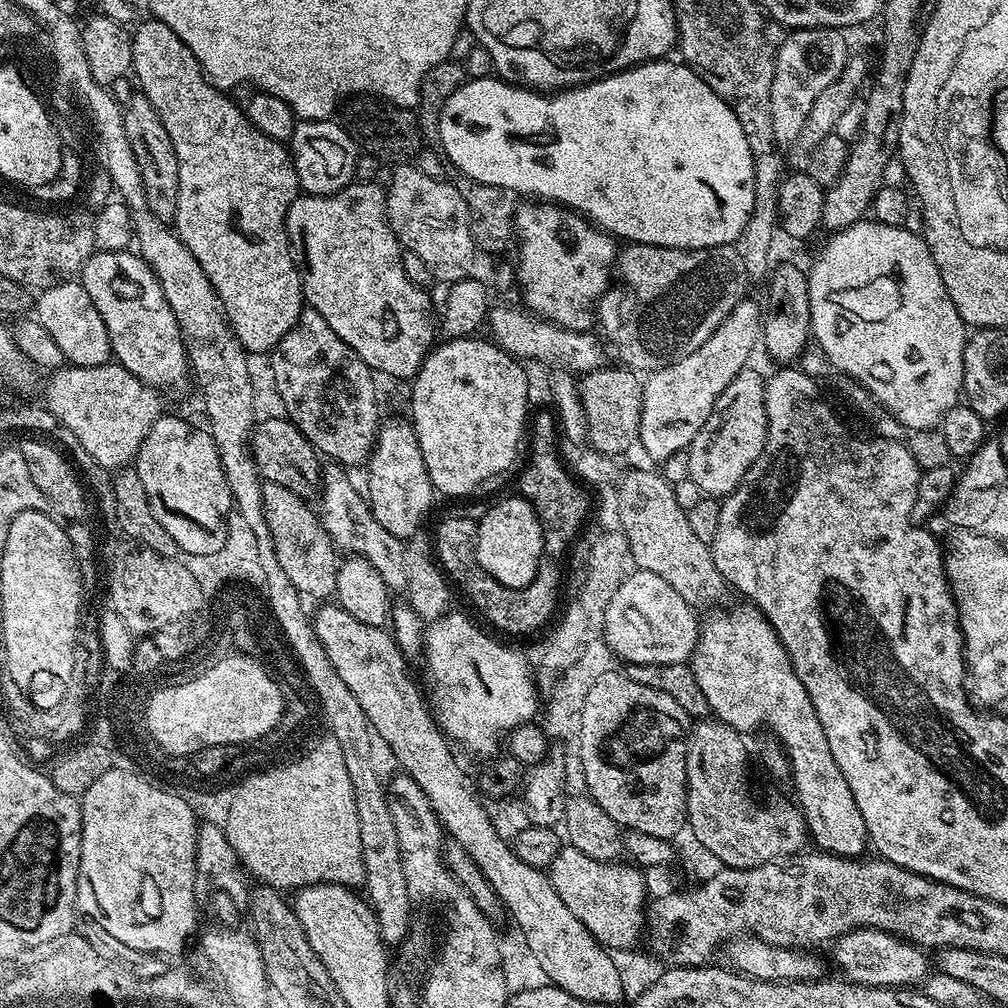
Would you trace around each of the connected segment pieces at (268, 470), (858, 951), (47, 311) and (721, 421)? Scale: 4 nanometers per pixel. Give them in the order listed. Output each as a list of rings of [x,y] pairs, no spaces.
[[[282,417],[260,420],[255,425],[254,455],[262,481],[286,486],[286,490],[294,490],[294,494],[305,498],[316,498],[321,495],[321,457],[315,446],[300,433],[291,420]]]
[[[855,928],[835,941],[834,948],[836,964],[844,971],[841,972],[843,979],[854,984],[898,989],[919,985],[930,972],[930,956],[925,949],[901,940],[899,936],[891,936],[880,928]]]
[[[75,279],[43,289],[34,300],[34,319],[44,327],[46,334],[50,334],[50,338],[54,338],[69,365],[89,368],[109,363],[112,343],[106,322],[102,322],[102,314],[98,314],[94,302],[90,302],[90,294],[86,294],[86,290]]]
[[[755,366],[739,372],[734,382],[722,390],[716,409],[688,445],[688,478],[698,482],[705,497],[723,498],[732,495],[742,482],[746,470],[750,470],[758,454],[762,454],[768,433],[765,379],[765,373],[760,373]]]

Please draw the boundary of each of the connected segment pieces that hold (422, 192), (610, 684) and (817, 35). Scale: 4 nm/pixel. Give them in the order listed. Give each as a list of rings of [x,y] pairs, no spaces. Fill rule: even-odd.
[[[415,163],[397,164],[391,169],[392,181],[386,184],[388,202],[388,221],[394,230],[396,240],[401,249],[410,254],[418,254],[426,266],[430,266],[433,277],[444,286],[451,286],[473,275],[472,259],[478,256],[474,238],[470,234],[470,214],[466,210],[466,202],[462,202],[462,194],[447,179],[430,178],[430,174],[422,174]]]
[[[620,670],[602,674],[586,695],[582,709],[582,732],[578,745],[582,768],[586,774],[587,795],[596,801],[621,829],[642,831],[655,838],[671,841],[686,824],[688,783],[686,754],[690,735],[690,718],[662,690],[642,686]]]
[[[798,28],[787,33],[788,37],[774,52],[770,110],[774,122],[774,138],[781,149],[791,149],[806,126],[806,114],[814,106],[814,98],[842,74],[848,64],[850,51],[844,41],[845,33],[839,28]]]

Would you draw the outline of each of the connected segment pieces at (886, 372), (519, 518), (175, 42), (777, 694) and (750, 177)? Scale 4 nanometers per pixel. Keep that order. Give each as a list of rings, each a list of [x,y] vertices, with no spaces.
[[[865,218],[854,222],[850,226],[833,231],[832,236],[824,244],[824,249],[816,256],[812,269],[807,269],[809,284],[809,302],[811,335],[815,343],[825,352],[825,356],[832,363],[837,373],[845,372],[848,378],[863,386],[876,403],[883,406],[890,415],[904,425],[905,429],[934,428],[958,401],[964,391],[964,346],[966,343],[966,325],[958,314],[946,286],[942,282],[942,274],[938,274],[938,266],[928,249],[923,235],[915,236],[905,228],[886,226],[877,220]]]
[[[523,495],[508,496],[500,500],[484,517],[479,517],[476,525],[476,557],[480,565],[493,580],[497,580],[507,588],[525,588],[535,578],[540,565],[540,557],[544,554],[544,529],[540,527],[537,509],[532,507],[532,501],[524,499]]]
[[[148,18],[135,25],[131,37],[132,72],[134,73],[135,83],[139,87],[140,84],[144,87],[141,88],[142,95],[154,106],[158,118],[162,118],[162,126],[166,126],[166,134],[170,134],[170,142],[174,142],[174,154],[178,158],[178,186],[176,187],[174,231],[182,243],[192,252],[194,258],[204,267],[206,278],[212,283],[213,290],[220,300],[223,315],[226,317],[229,327],[246,353],[271,353],[276,343],[298,322],[300,313],[306,304],[304,285],[300,283],[300,269],[297,268],[295,259],[290,251],[286,231],[288,211],[301,191],[300,179],[296,173],[295,166],[292,165],[292,153],[281,141],[270,139],[266,134],[262,134],[262,130],[258,130],[248,121],[245,109],[241,105],[239,108],[228,97],[231,95],[225,94],[205,76],[204,69],[201,68],[198,58],[194,58],[192,51],[186,46],[186,42],[182,42],[182,38],[178,38],[178,34],[174,34],[174,30],[170,30],[170,26],[166,26],[161,20]]]
[[[747,606],[741,612],[720,612],[717,616],[712,616],[700,629],[700,640],[696,644],[696,649],[692,652],[690,667],[694,678],[698,678],[698,686],[702,686],[702,694],[706,694],[706,702],[710,709],[711,715],[722,723],[730,725],[741,734],[749,734],[755,728],[760,728],[765,724],[774,735],[777,736],[779,747],[783,749],[788,758],[788,767],[790,769],[790,781],[796,787],[795,803],[801,812],[804,813],[804,820],[808,823],[808,831],[810,840],[813,845],[821,852],[830,852],[833,856],[850,856],[860,858],[865,855],[864,847],[869,847],[870,841],[868,831],[866,830],[866,822],[862,820],[862,810],[858,810],[858,802],[854,802],[854,794],[850,794],[850,786],[846,786],[846,778],[842,778],[842,770],[838,770],[838,762],[834,762],[834,754],[830,754],[830,742],[826,738],[826,730],[822,730],[822,722],[818,722],[818,714],[814,710],[814,702],[810,702],[810,694],[806,694],[806,686],[802,686],[802,682],[798,678],[798,674],[792,668],[792,660],[788,657],[788,651],[782,646],[782,642],[778,638],[778,634],[770,626],[768,619],[758,611],[755,606]]]
[[[672,58],[650,60],[646,64],[638,64],[622,72],[615,72],[612,76],[605,76],[603,80],[578,84],[575,88],[557,90],[551,94],[517,86],[504,78],[469,79],[457,92],[450,94],[444,104],[440,115],[438,144],[447,163],[470,179],[498,186],[517,197],[524,196],[520,198],[531,198],[536,202],[551,202],[571,208],[604,232],[634,244],[657,244],[659,248],[713,248],[723,244],[735,245],[744,233],[748,213],[751,212],[756,197],[752,151],[746,142],[746,134],[742,134],[742,125],[738,122],[734,110],[726,106],[724,99],[693,68],[683,62],[675,64]]]

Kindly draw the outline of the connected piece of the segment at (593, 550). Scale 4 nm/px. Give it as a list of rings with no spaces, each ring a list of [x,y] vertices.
[[[613,528],[595,538],[588,554],[586,578],[578,594],[569,604],[562,622],[543,642],[525,651],[525,660],[533,671],[533,679],[541,693],[550,693],[561,674],[584,656],[585,649],[595,644],[596,640],[603,638],[606,611],[609,610],[610,602],[613,601],[620,582],[629,573],[631,561],[629,542],[619,529]]]

